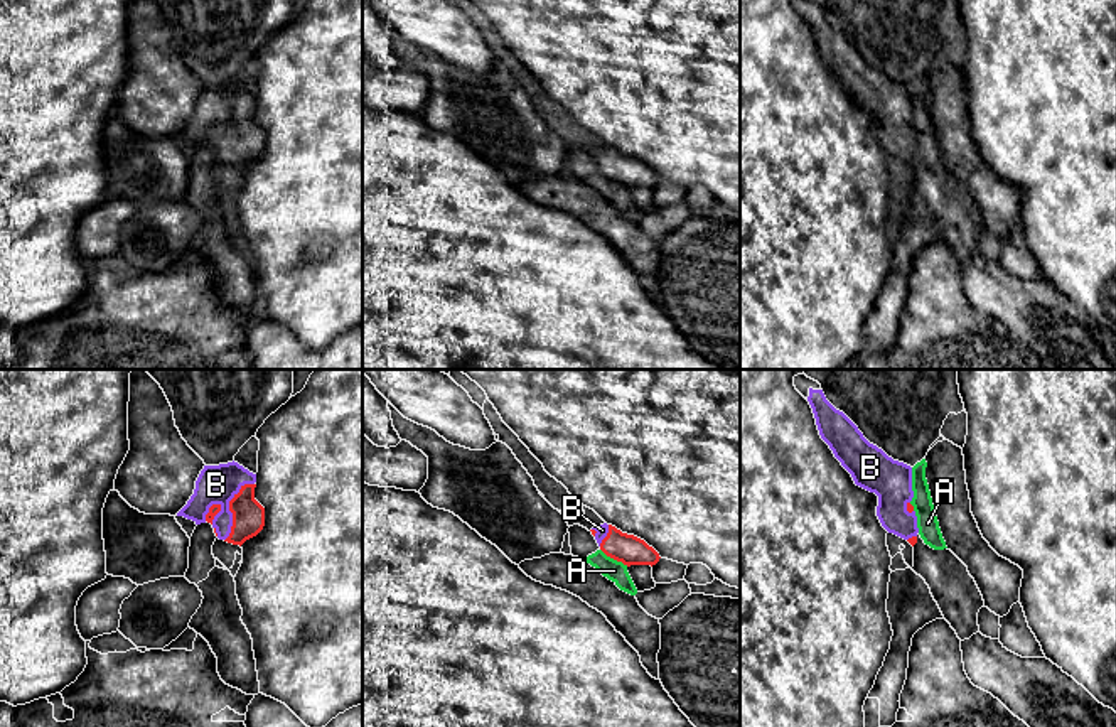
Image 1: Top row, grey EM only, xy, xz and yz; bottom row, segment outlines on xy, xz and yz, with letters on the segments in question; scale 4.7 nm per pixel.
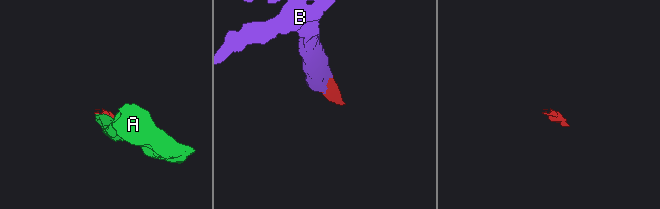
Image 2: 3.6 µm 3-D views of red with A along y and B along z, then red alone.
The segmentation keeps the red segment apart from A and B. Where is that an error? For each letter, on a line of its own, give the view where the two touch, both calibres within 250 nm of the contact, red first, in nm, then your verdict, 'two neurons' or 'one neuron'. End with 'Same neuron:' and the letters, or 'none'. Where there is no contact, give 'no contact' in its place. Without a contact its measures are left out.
A: contact in xz; calibres 140 and 100 nm; two neurons
B: contact in xy; calibres 160 and 190 nm; one neuron
Same neuron: B

